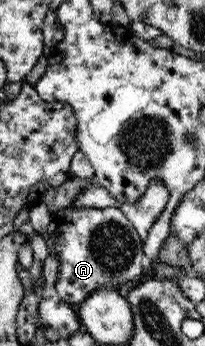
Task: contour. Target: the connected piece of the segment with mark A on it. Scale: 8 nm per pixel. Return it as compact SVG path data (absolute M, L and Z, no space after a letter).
M67 207L52 216L53 225L42 234L47 244L48 253L56 255L61 264L59 279L56 284L58 294L67 302L76 307L92 291L105 286L109 290L124 293L129 287L139 284L148 274L144 252L144 242L137 233L131 221L120 214L117 208L111 210L78 209Z

